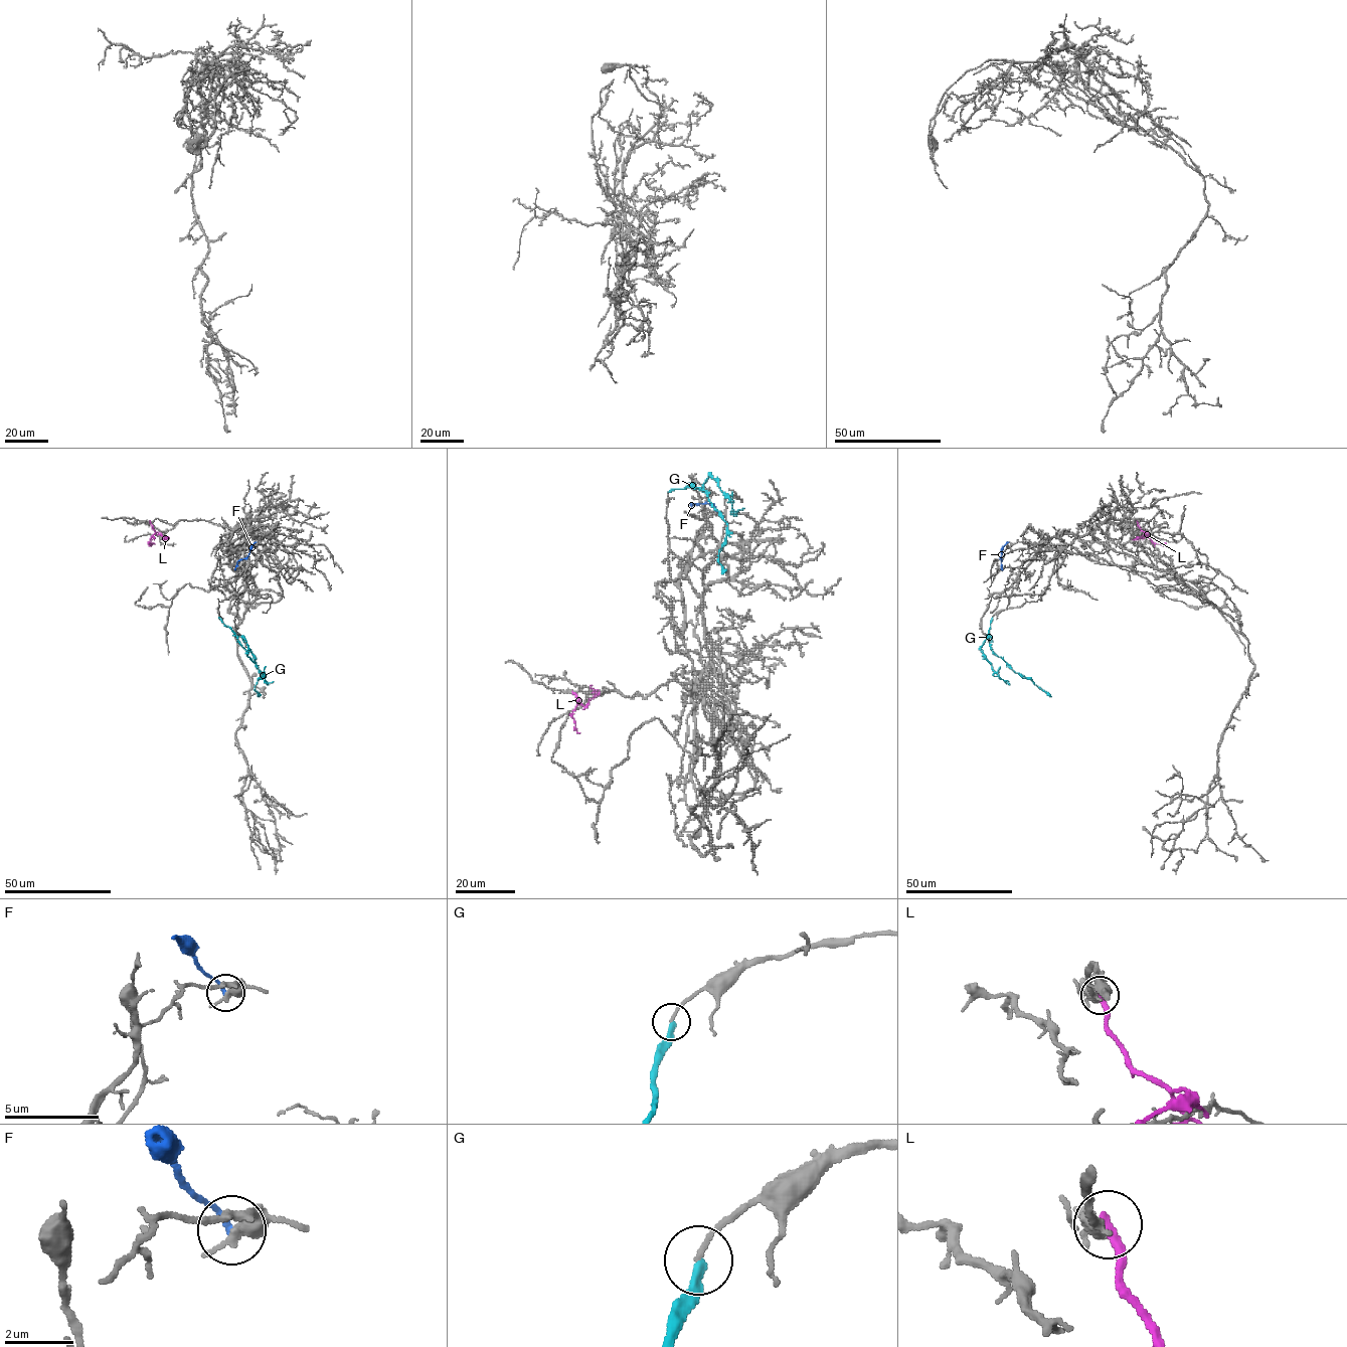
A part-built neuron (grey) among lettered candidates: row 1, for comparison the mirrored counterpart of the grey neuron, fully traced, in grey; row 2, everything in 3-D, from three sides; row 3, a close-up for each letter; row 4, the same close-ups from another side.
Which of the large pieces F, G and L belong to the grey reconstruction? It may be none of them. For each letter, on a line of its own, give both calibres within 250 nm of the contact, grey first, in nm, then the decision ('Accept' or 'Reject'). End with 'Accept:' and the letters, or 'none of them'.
F: Thickness 480 nm (grey) against 190 nm. Reject
G: Thickness 130 nm (grey) against 280 nm. Reject
L: Thickness 300 nm (grey) against 300 nm. Reject
Accept: none of them

